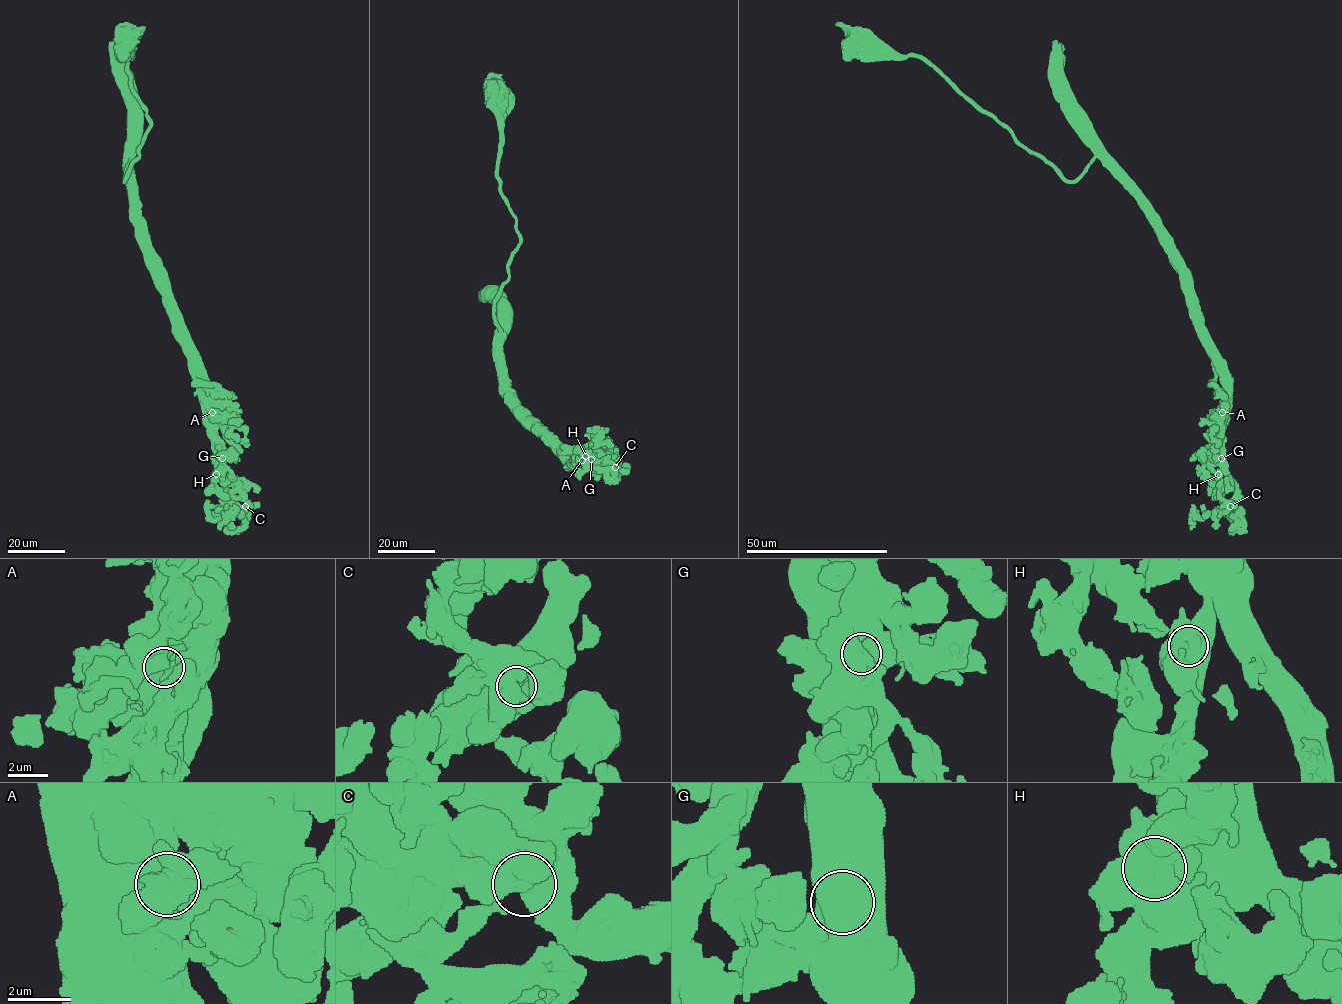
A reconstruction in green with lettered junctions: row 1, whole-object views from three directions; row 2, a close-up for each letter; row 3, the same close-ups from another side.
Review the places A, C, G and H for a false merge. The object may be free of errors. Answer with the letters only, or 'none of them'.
none of them

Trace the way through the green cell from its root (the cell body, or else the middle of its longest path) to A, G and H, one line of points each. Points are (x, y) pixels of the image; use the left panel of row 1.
A: (146, 250), (148, 260), (158, 273), (175, 334), (212, 412)
G: (146, 250), (148, 260), (158, 273), (175, 334), (203, 389), (207, 434), (212, 448), (222, 458)
H: (146, 250), (148, 260), (158, 273), (175, 334), (203, 389), (207, 434), (215, 454), (216, 474)

